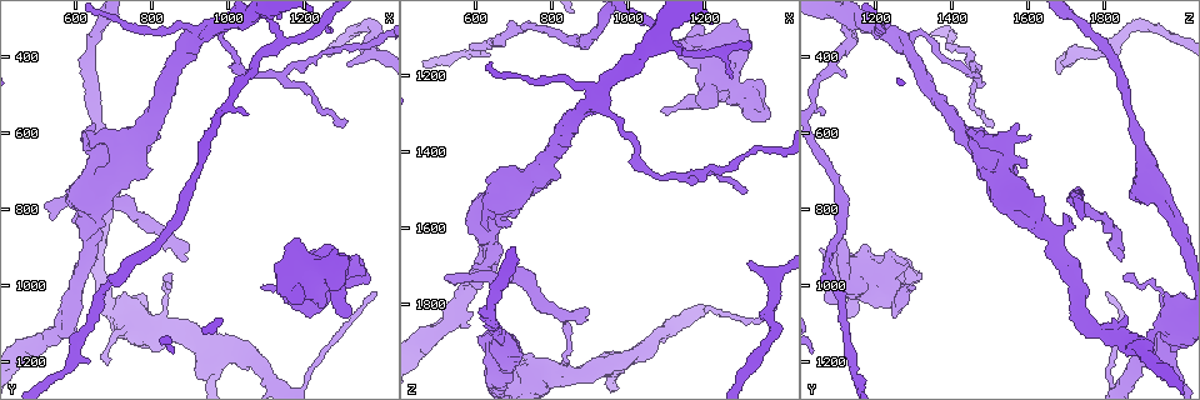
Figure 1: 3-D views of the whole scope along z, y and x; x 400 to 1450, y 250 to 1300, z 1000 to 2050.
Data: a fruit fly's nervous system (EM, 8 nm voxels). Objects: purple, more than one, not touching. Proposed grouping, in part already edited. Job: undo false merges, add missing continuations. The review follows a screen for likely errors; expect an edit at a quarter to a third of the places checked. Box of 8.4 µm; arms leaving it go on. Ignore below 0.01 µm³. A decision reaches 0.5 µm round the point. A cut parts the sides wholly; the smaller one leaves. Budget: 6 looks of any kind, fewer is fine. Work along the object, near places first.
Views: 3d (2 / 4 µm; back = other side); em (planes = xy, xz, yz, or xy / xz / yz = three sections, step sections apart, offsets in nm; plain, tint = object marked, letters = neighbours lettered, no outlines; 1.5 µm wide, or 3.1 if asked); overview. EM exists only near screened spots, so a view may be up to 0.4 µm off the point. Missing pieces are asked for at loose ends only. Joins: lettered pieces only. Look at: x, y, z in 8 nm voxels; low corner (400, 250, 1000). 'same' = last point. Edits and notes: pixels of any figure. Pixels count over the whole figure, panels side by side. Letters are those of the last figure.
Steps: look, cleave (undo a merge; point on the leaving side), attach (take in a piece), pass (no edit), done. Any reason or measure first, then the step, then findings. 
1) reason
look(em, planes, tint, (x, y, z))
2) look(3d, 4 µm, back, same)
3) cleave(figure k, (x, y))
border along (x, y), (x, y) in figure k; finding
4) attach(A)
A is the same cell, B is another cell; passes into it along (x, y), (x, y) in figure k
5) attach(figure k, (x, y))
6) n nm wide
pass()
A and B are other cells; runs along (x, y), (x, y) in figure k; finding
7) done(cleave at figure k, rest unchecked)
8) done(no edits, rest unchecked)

stops while still wide
look(em, planes, letters, (1315, 920, 1105))

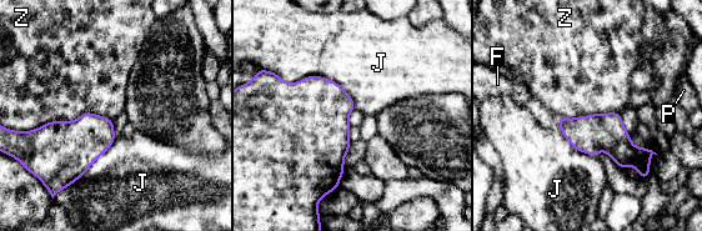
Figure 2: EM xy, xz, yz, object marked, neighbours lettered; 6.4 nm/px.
Z touches over 550 nm
attach(F)
F is the same cell, J, P and Z are other cells; it goes on there

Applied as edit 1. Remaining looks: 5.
abrupt turn
look(em, 3.1 µm, xz, step 8, plain, (1135, 365, 1130))

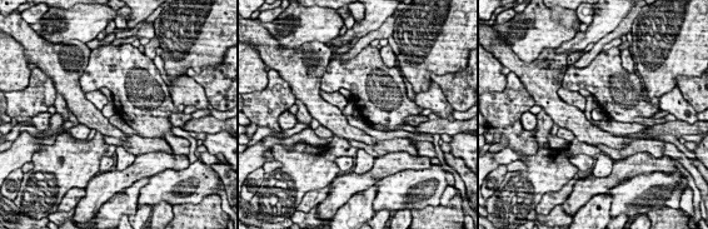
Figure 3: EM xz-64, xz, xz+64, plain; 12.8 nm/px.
look(em, 3.1 µm, xz, step 8, letters, same)

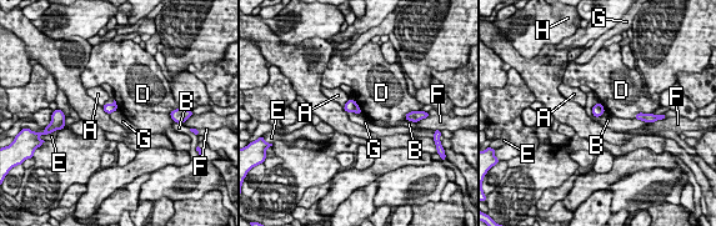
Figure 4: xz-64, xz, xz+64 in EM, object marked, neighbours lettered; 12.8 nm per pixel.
cleave(figure 4, (356, 110))
A, B, D, E, F, G and H are other cells; border along (356, 104), (353, 111) in figure 4; a second neuron is stuck on

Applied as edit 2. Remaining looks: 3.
look(overview)

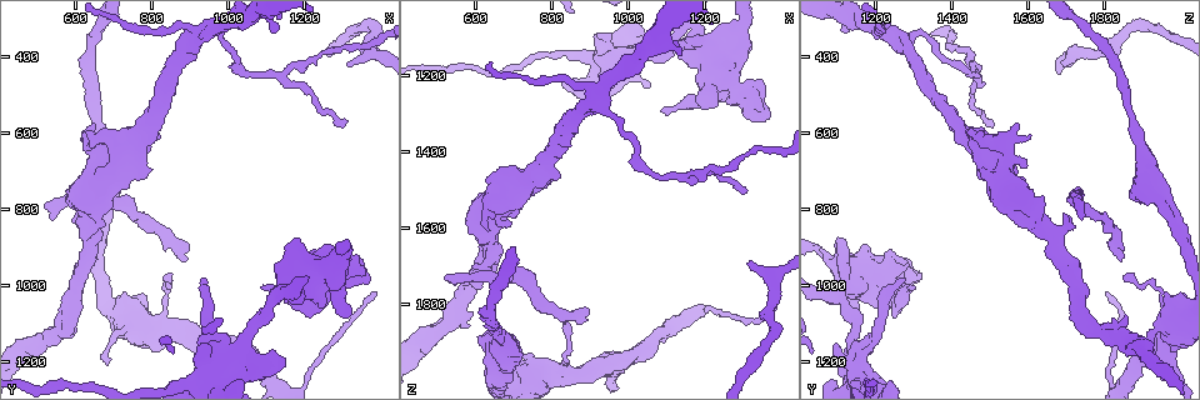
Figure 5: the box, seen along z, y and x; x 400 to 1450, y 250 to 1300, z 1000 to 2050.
free end
look(em, planes, letters, (1360, 995, 1295))

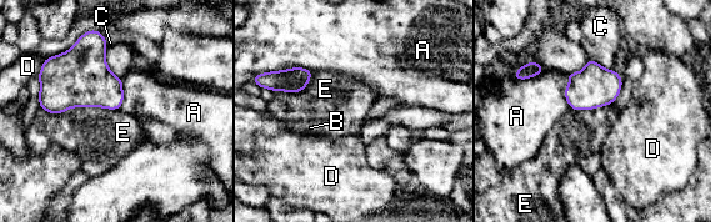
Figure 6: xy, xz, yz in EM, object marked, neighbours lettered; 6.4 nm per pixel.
pass()
A, B, C, D and E are other cells; none of them fits

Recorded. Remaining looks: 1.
done(attach at figure 2, cleave at figure 4, rest unchecked)

